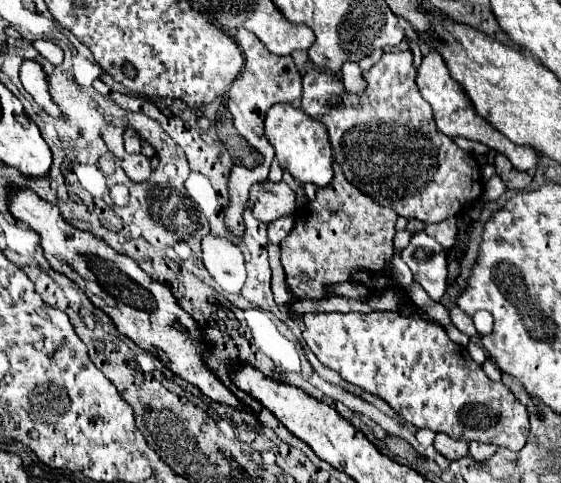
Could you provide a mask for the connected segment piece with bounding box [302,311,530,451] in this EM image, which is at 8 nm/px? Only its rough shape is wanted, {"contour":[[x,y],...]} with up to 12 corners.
{"contour":[[304,313],[304,341],[408,425],[520,451],[526,407],[444,327]]}

